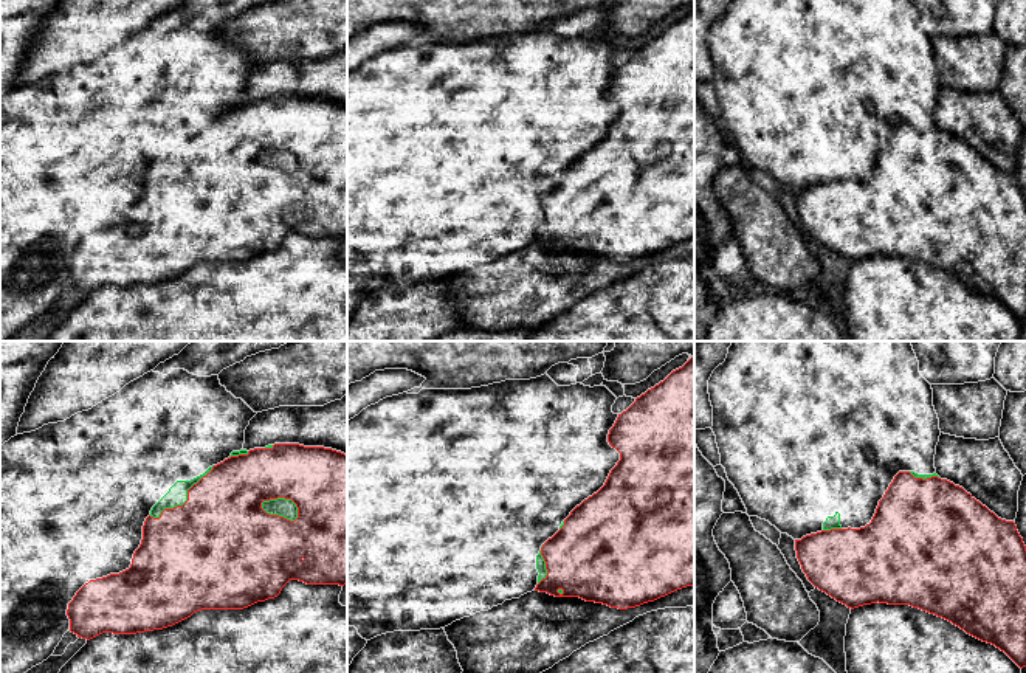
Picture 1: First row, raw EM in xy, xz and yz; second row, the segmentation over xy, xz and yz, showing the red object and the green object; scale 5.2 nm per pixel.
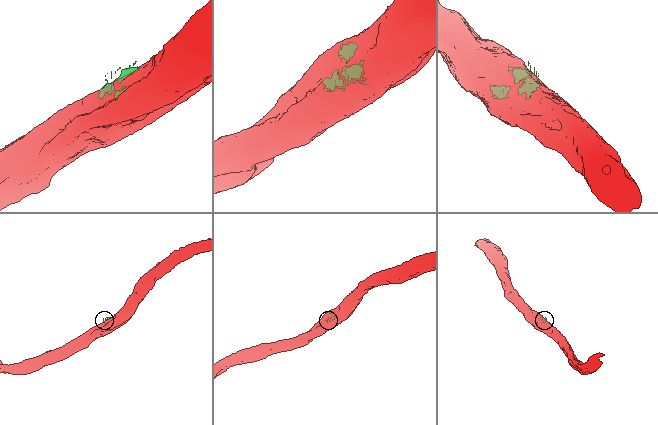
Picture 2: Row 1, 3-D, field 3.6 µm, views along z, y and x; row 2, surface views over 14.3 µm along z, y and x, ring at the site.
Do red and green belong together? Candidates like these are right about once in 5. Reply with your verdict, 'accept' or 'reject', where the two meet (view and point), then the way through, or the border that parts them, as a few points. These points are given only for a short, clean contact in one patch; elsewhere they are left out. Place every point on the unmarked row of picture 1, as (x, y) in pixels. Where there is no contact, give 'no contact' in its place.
accept | xy (278, 168)

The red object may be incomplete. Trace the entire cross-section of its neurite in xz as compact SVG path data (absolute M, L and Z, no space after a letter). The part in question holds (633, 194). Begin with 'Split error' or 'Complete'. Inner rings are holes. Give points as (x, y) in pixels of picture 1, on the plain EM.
Split error. M694 8L682 20L673 23L663 34L637 50L626 64L618 67L614 79L609 82L608 95L620 105L620 113L611 123L604 138L577 158L563 174L559 183L541 198L536 208L539 228L535 243L555 250L580 250L586 254L628 262L694 237Z

